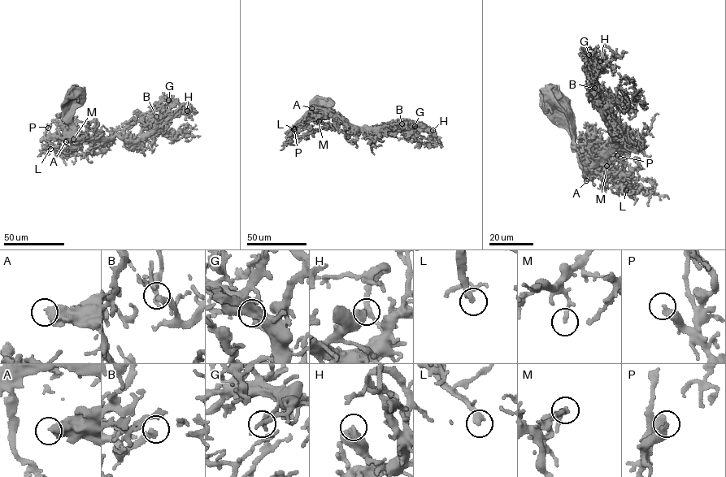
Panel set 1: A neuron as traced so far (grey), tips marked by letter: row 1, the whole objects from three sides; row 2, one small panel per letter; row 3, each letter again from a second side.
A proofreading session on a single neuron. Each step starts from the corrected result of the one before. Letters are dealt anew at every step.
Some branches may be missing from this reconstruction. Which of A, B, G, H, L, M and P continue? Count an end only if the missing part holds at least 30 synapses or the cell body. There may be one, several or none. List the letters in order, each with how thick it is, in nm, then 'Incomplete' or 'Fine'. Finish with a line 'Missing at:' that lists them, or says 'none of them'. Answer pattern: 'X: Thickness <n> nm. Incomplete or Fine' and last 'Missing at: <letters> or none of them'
A: Thickness 600 nm. Fine
B: Thickness 360 nm. Fine
G: Thickness 240 nm. Fine
H: Thickness 340 nm. Incomplete
L: Thickness 380 nm. Incomplete
M: Thickness 240 nm. Fine
P: Thickness 440 nm. Incomplete
Missing at: H, L, P

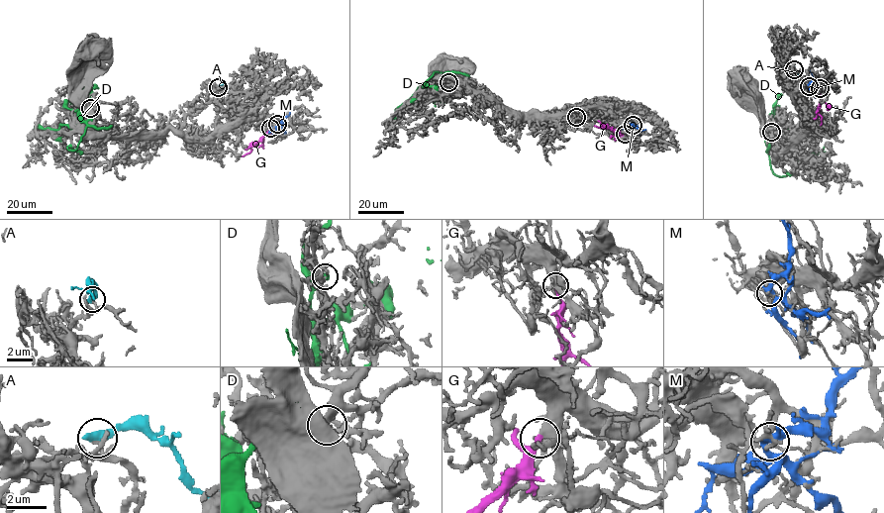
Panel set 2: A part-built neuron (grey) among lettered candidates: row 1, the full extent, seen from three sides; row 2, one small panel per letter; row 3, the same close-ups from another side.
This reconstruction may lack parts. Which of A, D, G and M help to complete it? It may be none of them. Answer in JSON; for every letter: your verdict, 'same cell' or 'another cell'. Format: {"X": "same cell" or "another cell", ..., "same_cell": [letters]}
{"A": "another cell", "D": "another cell", "G": "same cell", "M": "another cell", "same_cell": ["G"]}

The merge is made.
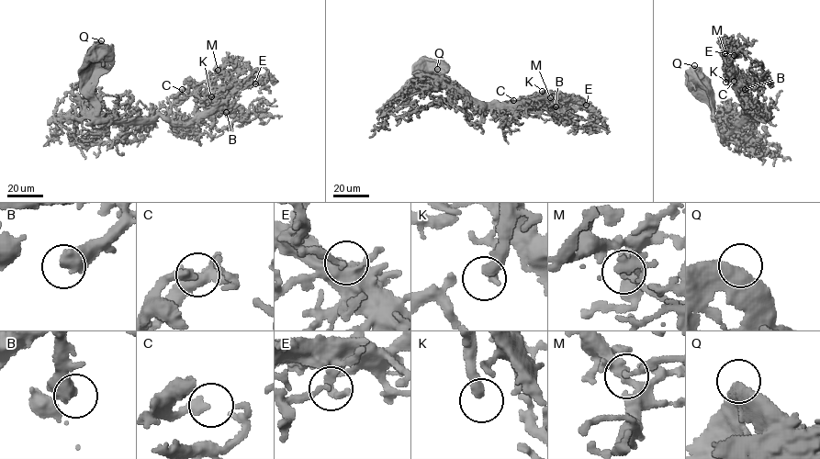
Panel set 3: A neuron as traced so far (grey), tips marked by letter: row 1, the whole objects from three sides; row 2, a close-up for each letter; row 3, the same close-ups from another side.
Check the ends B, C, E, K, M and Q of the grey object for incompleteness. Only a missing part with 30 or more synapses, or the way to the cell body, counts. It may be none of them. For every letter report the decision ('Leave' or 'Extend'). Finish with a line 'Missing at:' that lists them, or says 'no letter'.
B: Extend
C: Leave
E: Leave
K: Leave
M: Leave
Q: Leave
Missing at: B

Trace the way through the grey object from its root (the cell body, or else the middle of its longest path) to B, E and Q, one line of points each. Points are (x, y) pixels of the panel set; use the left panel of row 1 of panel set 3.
B: (97, 55), (93, 97), (99, 117), (119, 120), (160, 116), (187, 123), (217, 110), (229, 108), (226, 112)
E: (97, 55), (93, 97), (102, 118), (160, 116), (187, 123), (212, 113), (247, 83), (255, 83)
Q: (97, 55), (101, 40)

